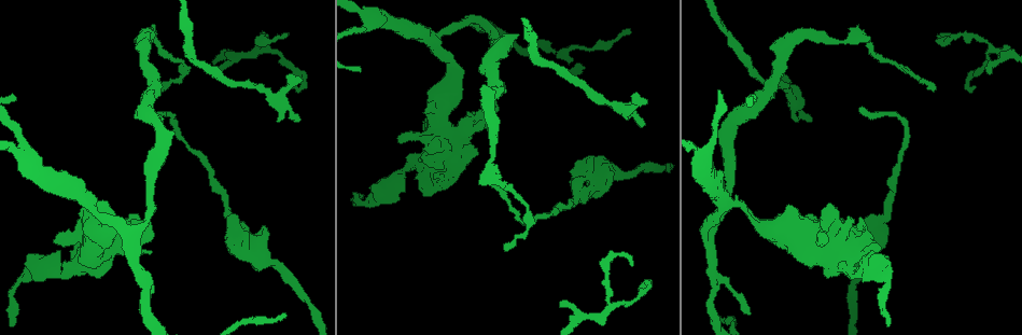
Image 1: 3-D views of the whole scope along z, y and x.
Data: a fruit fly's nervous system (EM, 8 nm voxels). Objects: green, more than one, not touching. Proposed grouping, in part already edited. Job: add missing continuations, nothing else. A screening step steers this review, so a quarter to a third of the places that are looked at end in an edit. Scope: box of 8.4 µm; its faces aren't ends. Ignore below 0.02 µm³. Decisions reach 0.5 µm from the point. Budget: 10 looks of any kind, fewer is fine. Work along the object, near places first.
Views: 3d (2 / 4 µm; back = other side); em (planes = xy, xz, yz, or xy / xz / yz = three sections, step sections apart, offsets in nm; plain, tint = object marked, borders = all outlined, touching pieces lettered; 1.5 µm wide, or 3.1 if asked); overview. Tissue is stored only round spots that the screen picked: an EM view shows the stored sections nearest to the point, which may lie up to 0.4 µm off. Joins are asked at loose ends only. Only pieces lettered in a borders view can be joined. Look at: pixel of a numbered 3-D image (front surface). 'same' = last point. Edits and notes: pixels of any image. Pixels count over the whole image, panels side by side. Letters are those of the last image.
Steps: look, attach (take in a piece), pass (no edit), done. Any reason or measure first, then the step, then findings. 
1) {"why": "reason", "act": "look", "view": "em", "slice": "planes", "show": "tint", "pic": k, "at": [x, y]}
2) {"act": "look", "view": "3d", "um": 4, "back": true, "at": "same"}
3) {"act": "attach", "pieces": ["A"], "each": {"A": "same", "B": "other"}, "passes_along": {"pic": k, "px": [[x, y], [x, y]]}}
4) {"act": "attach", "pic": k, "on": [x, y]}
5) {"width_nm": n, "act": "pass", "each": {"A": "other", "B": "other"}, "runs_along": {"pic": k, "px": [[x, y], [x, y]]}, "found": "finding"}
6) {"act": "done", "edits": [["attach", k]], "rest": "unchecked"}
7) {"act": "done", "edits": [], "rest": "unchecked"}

{"why": "tapers out", "act": "look", "view": "3d", "um": 4, "pic": 1, "at": [858, 111]}

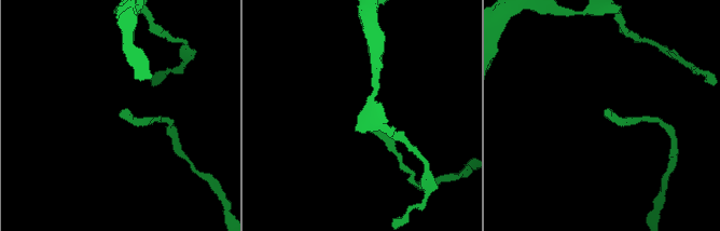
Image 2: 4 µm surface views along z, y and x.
{"why": "need the tissue", "act": "look", "view": "em", "slice": "xy", "step": 8, "show": "borders", "pic": 2, "at": [122, 112]}

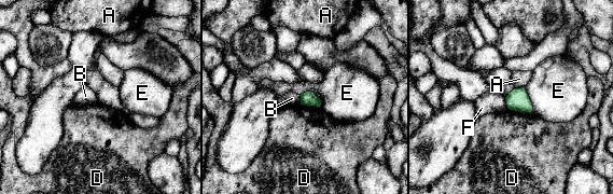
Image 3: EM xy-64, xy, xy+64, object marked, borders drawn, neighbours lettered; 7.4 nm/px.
{"why": "cut it another way", "act": "look", "view": "em", "slice": "planes", "show": "borders", "at": "same"}

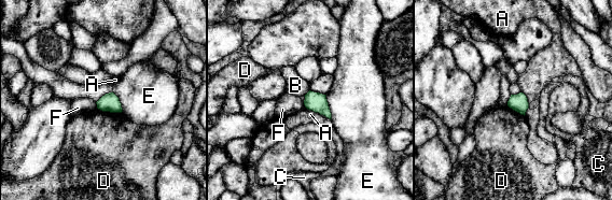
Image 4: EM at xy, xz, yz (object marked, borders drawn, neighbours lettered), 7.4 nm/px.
{"width_nm": 130, "act": "pass", "each": {"A": "other", "B": "other", "C": "other", "D": "other", "E": "other", "F": "other"}, "border": {"pic": 4, "px": [[309, 90], [303, 96]]}, "found": "no lettered piece goes on from it"}

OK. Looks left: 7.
{"act": "look", "view": "3d", "um": 2, "pic": 1, "at": [291, 74]}

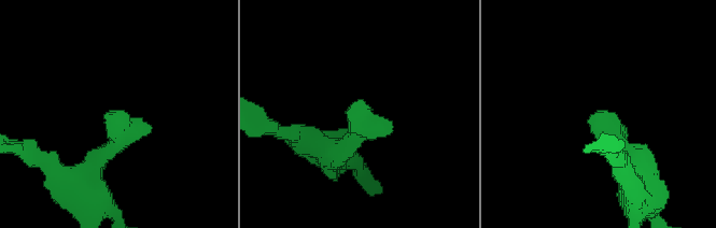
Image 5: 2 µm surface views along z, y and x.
{"act": "look", "view": "em", "um": 3.1, "slice": "planes", "show": "borders", "pic": 5, "at": [115, 116]}

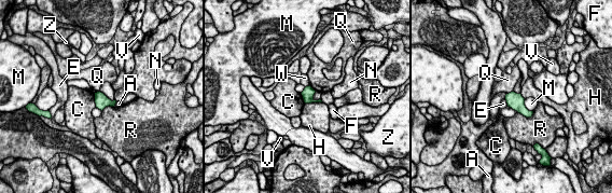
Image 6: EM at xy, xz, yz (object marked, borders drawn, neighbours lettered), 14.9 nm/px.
{"act": "pass", "each": {"A": "other", "C": "other", "E": "other", "F": "other", "H": "other", "M": "other", "N": "other", "Q": "other", "R": "other", "V": "other", "W": "other", "Z": "other"}, "border": {"pic": 6, "px": [[513, 91], [506, 94]]}, "found": "none of them fits"}

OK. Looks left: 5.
{"why": "tapers out", "act": "look", "view": "em", "slice": "planes", "show": "borders", "pic": 1, "at": [948, 33]}

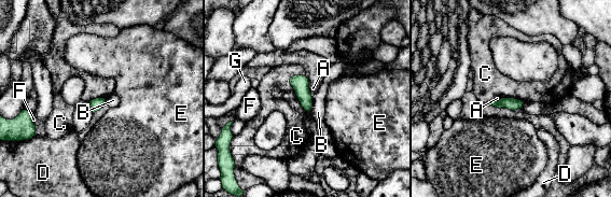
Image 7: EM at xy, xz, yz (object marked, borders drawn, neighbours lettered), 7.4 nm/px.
{"act": "pass", "each": {"A": "other", "B": "other", "C": "other", "D": "other", "E": "other", "F": "other", "G": "other"}, "border": {"pic": 7, "px": [[313, 97], [313, 106], [309, 111]]}, "found": "none of them fits"}

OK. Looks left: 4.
{"why": "tapers out", "act": "look", "view": "em", "slice": "xz", "step": 4, "show": "tint", "pic": 1, "at": [748, 312]}

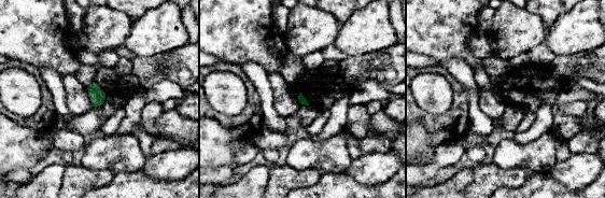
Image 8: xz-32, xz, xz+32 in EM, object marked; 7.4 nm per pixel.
{"why": "another direction", "act": "look", "view": "em", "slice": "planes", "show": "borders", "at": "same"}

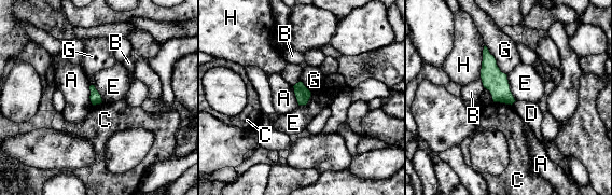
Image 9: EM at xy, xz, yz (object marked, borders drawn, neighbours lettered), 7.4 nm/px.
{"act": "pass", "each": {"A": "other", "B": "other", "C": "other", "D": "other", "E": "other", "G": "other", "H": "other"}, "border": {"pic": 9, "px": [[506, 74], [509, 88], [515, 100]]}, "found": "no lettered piece goes on from it"}

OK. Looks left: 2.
{"act": "done", "edits": [], "rest": "unchecked"}

